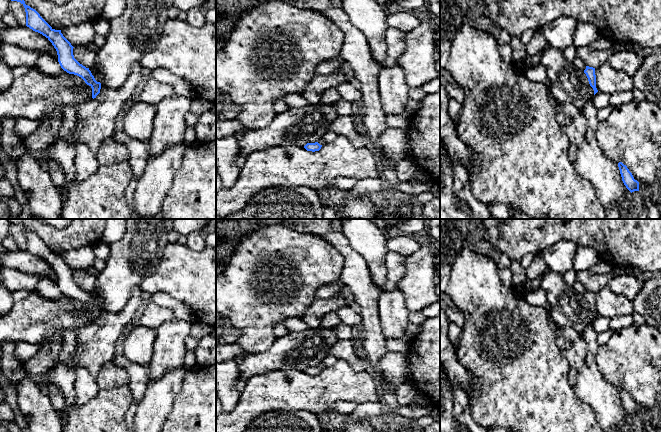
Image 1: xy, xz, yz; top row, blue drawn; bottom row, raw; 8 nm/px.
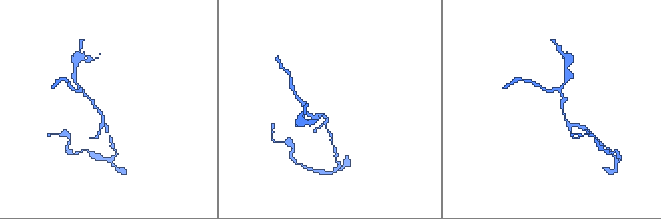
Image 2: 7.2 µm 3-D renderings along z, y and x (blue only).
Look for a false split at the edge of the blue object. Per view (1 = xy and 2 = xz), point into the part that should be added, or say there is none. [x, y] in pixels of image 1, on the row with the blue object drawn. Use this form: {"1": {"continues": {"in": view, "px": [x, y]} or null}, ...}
{"1": {"continues": null}, "2": {"continues": null}}

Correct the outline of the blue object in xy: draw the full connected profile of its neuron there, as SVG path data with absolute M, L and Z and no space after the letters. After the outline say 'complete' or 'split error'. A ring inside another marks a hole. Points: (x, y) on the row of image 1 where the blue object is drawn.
M11 0L11 1L17 1L20 2L24 8L25 8L25 12L26 12L26 26L29 27L30 29L32 29L35 32L38 32L40 34L42 34L43 36L45 36L54 46L54 48L57 51L57 55L58 55L58 62L61 66L61 68L66 71L69 74L74 74L77 75L79 77L81 77L85 83L87 85L89 85L92 88L92 98L96 98L96 96L100 93L100 89L101 89L101 83L97 82L94 78L94 76L92 75L91 71L89 70L89 68L86 68L85 66L83 66L82 64L80 64L73 55L73 46L71 45L71 43L63 36L63 34L61 33L61 30L55 30L53 29L41 16L40 14L33 8L31 8L30 6L25 4L24 0Z; complete

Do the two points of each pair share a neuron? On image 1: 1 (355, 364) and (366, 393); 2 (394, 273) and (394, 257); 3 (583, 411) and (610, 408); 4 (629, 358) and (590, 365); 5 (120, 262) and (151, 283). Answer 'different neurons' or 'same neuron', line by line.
1: different neurons
2: same neuron
3: different neurons
4: different neurons
5: different neurons

